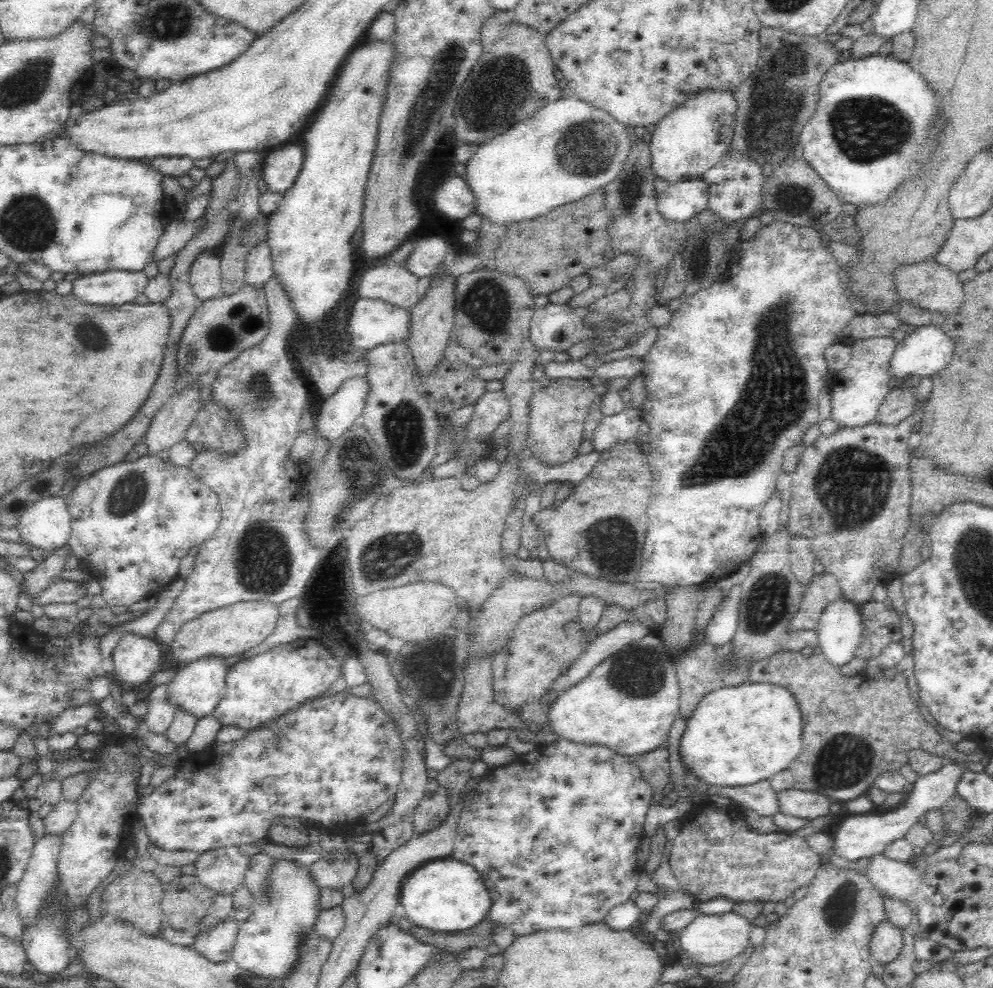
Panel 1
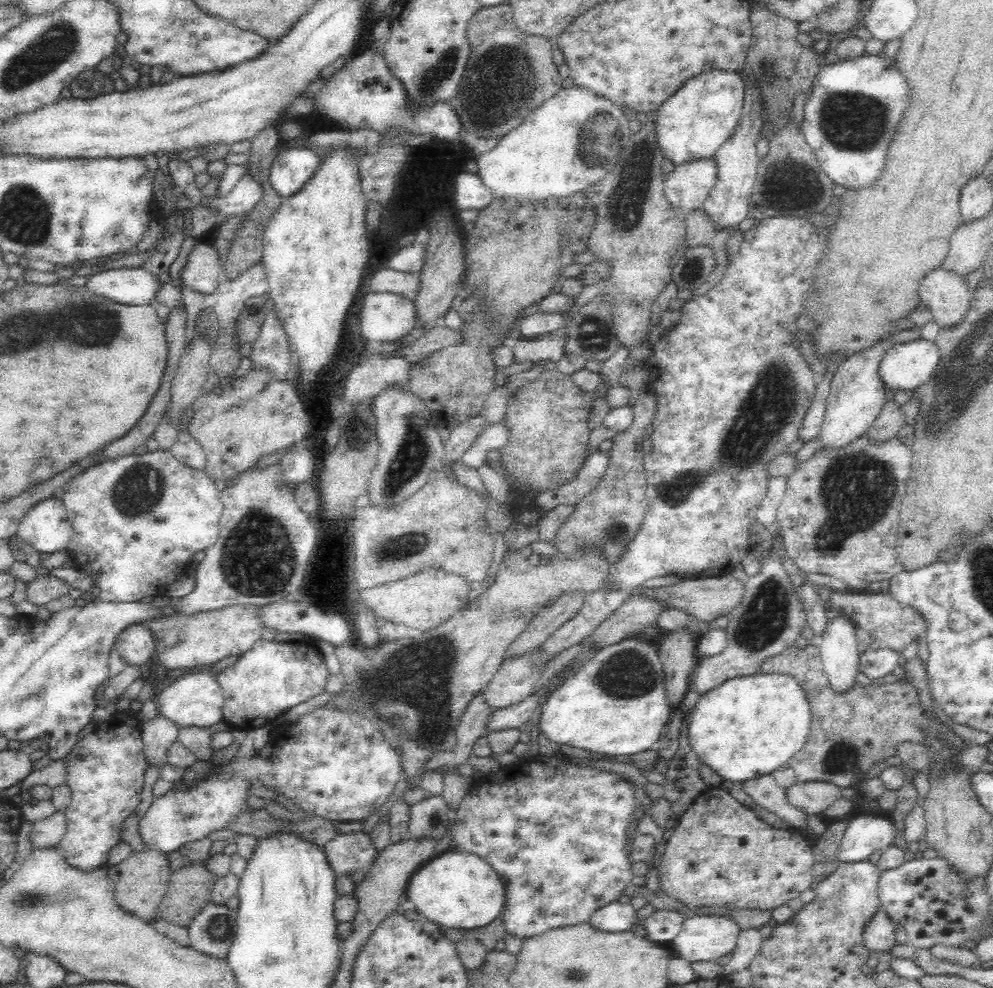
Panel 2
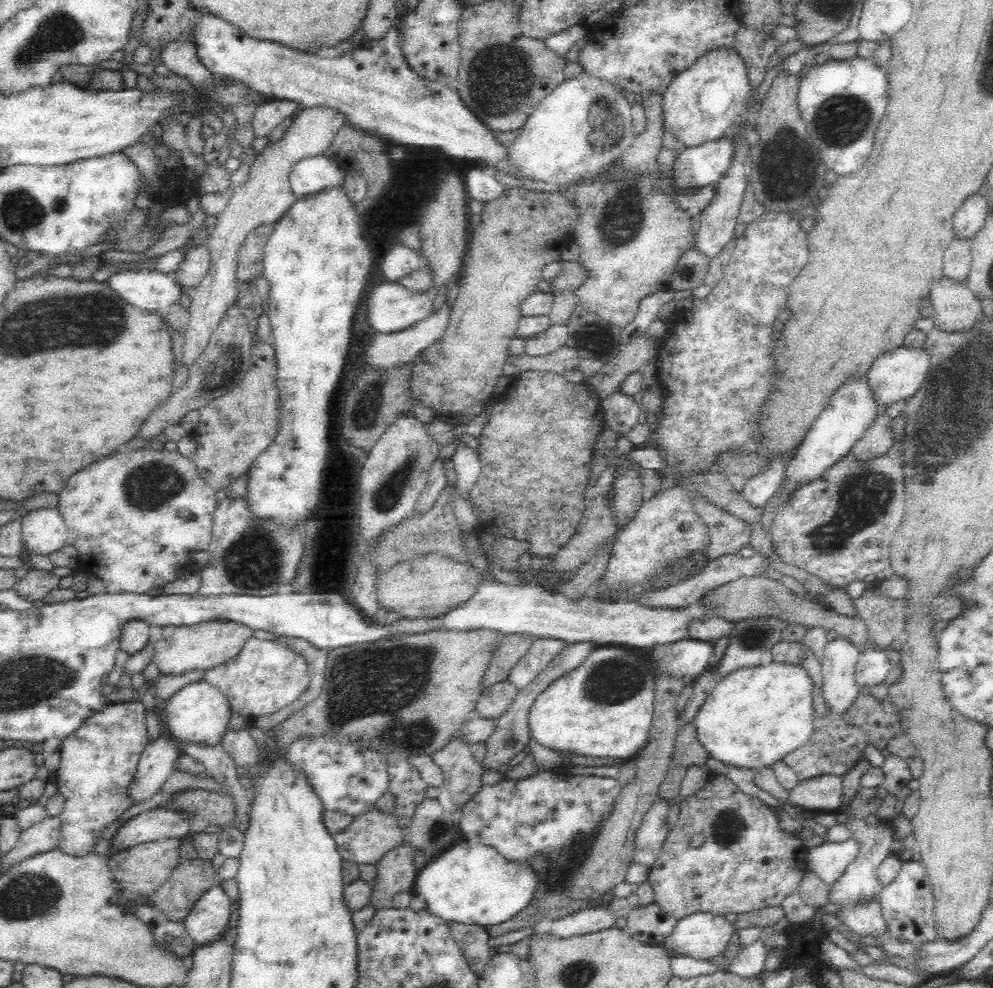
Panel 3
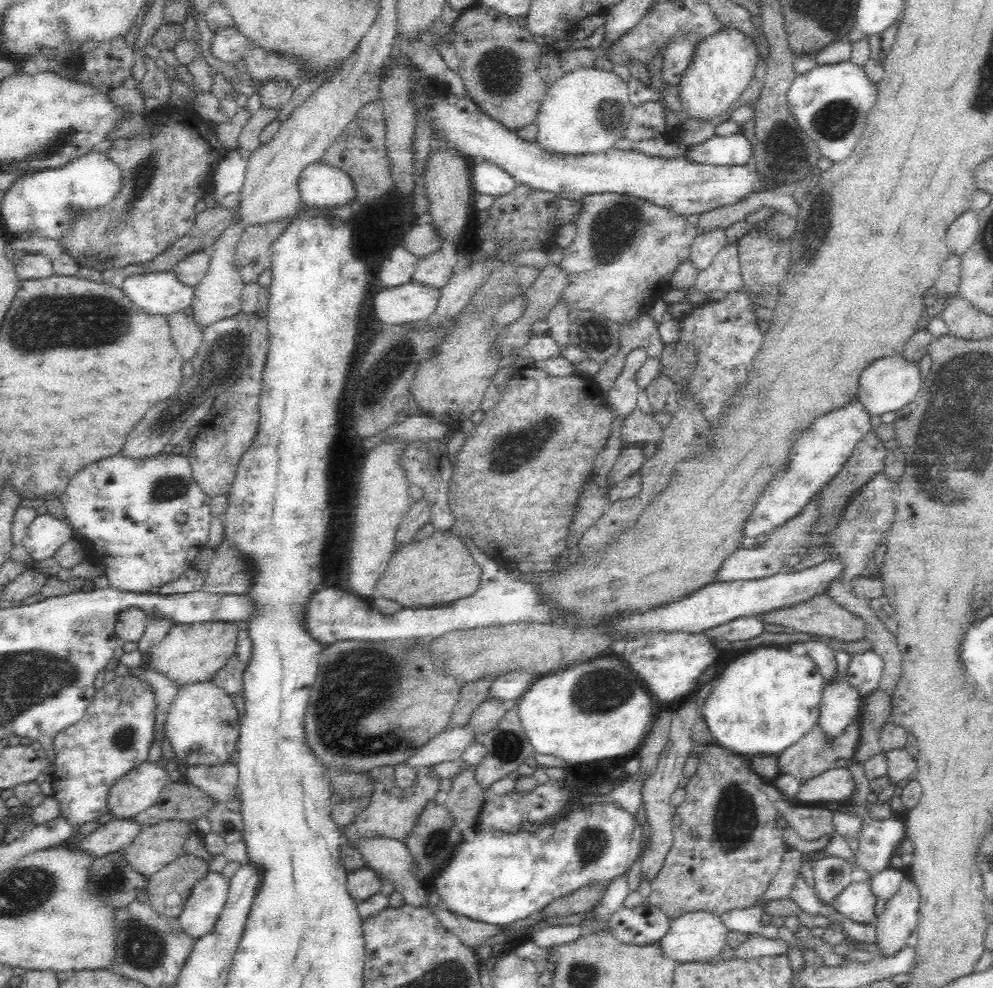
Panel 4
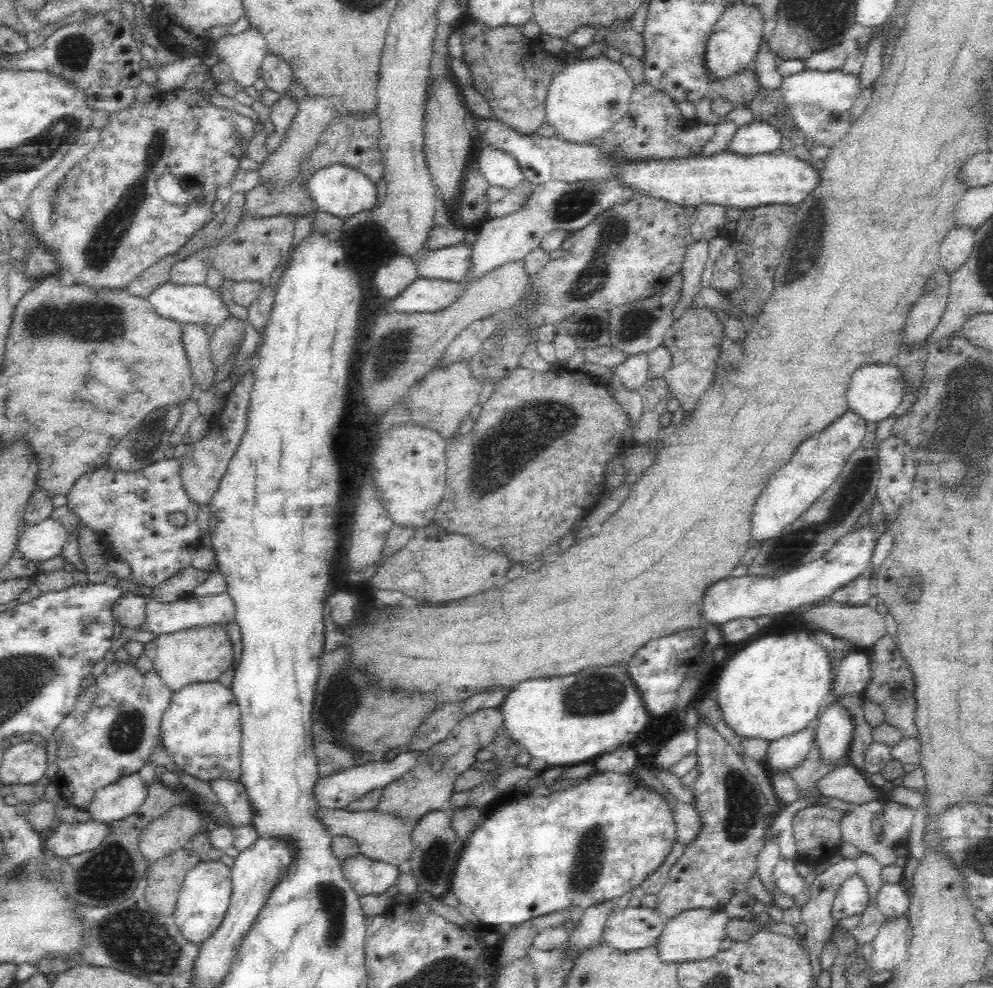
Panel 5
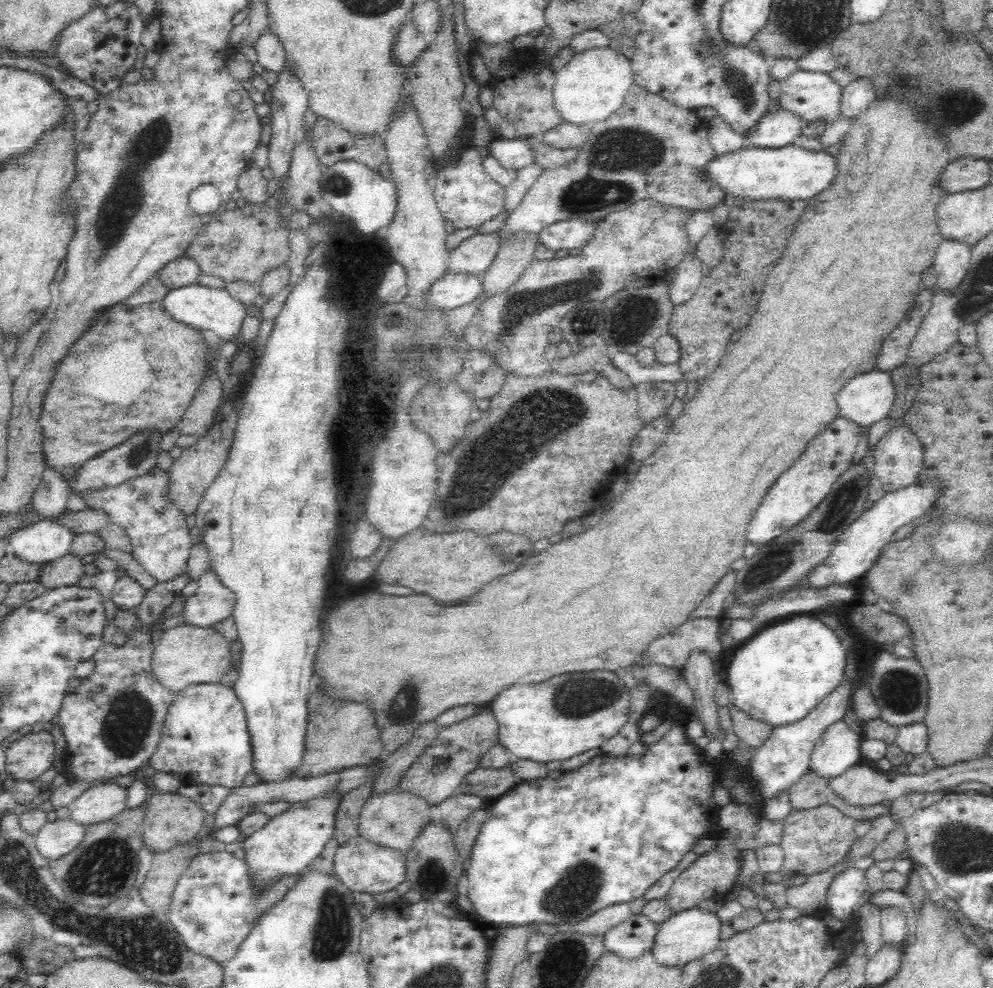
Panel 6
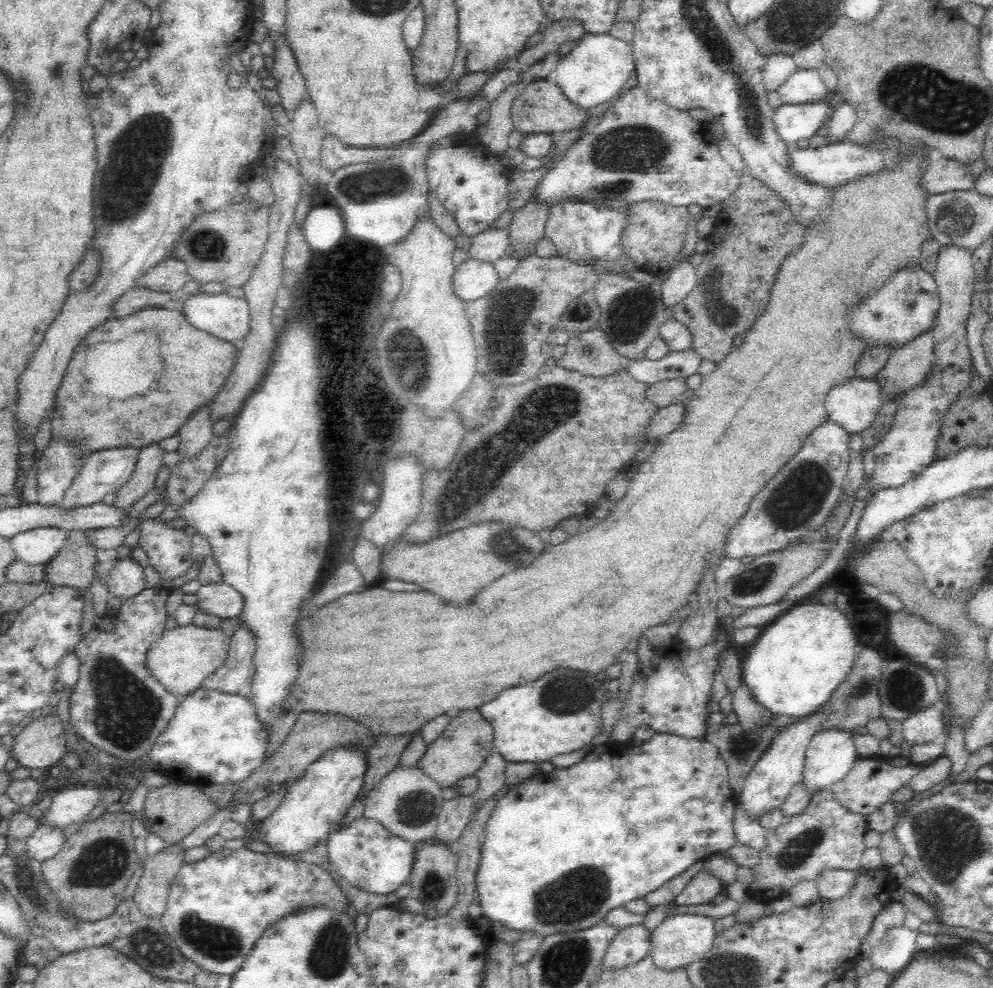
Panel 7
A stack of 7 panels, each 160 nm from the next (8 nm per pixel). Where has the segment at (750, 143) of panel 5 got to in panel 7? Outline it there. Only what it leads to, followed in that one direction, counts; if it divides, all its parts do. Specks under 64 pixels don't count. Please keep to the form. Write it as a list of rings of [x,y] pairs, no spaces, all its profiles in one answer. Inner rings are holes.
[[[829,90],[823,97],[804,104],[781,104],[775,108],[774,114],[774,124],[780,138],[790,144],[816,136],[822,126],[830,123],[838,104],[844,103],[844,100],[842,93]]]

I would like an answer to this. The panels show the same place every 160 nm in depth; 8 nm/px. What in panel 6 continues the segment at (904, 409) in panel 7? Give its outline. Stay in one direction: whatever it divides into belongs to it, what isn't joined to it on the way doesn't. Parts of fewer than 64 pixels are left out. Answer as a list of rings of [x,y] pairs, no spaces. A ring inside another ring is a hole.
[[[942,240],[933,256],[936,291],[952,291],[962,286],[971,266],[971,249],[959,241]],[[904,421],[888,430],[874,446],[873,473],[884,491],[915,483],[924,466],[924,445]]]

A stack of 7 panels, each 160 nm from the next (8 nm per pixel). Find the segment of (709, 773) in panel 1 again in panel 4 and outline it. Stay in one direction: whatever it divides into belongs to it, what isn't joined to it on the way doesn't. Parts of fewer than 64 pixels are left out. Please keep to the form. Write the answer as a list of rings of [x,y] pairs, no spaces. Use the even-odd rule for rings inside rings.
[[[761,645],[726,664],[699,712],[714,735],[714,744],[740,756],[777,756],[816,726],[824,686],[824,677],[808,653],[794,654],[788,645]]]

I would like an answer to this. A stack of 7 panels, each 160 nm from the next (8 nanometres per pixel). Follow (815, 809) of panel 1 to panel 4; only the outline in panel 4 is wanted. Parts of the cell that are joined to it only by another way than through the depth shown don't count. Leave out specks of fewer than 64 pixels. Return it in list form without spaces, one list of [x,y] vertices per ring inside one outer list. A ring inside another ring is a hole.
[[[849,767],[831,768],[808,780],[800,788],[797,799],[802,802],[846,803],[855,794],[855,781]]]

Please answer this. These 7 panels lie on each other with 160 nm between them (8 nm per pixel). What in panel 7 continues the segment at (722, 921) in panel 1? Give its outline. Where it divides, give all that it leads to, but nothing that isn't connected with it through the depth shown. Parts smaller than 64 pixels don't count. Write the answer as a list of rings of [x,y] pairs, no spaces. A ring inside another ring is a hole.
[[[688,913],[670,915],[651,932],[650,958],[658,968],[668,972],[684,968],[705,957],[705,952],[712,948],[715,934],[714,919],[709,916]]]

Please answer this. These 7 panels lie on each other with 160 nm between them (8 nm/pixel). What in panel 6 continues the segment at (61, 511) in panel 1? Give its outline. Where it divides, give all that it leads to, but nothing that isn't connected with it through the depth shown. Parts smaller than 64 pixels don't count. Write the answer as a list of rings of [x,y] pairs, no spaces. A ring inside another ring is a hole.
[[[40,520],[13,532],[7,547],[18,558],[30,564],[45,564],[64,556],[73,541],[72,530],[49,520]]]

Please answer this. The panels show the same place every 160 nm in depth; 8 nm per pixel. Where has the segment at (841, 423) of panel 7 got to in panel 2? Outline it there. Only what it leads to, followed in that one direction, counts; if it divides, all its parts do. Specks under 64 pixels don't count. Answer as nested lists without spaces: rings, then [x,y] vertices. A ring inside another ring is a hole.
[[[922,339],[888,347],[880,359],[878,377],[886,390],[913,391],[937,371],[939,354],[934,341]]]

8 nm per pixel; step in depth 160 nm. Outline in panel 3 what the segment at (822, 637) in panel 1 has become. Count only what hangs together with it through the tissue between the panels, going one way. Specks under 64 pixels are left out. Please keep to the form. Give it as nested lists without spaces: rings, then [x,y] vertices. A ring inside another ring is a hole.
[[[837,637],[828,642],[821,661],[821,699],[828,711],[843,716],[859,696],[854,678],[860,648]]]

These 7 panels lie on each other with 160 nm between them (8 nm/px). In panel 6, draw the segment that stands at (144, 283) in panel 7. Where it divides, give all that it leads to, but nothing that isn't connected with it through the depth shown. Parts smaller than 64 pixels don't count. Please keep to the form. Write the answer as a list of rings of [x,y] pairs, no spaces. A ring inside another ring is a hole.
[[[182,256],[166,263],[156,276],[166,288],[174,290],[196,283],[200,268],[194,260]]]

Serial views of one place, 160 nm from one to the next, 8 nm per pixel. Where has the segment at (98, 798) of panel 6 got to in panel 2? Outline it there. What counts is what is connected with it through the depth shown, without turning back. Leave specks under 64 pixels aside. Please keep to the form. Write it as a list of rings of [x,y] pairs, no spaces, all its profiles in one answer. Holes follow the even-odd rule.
[[[158,715],[143,724],[142,736],[145,763],[149,770],[159,773],[163,766],[169,764],[169,750],[178,741],[179,729],[168,718]]]

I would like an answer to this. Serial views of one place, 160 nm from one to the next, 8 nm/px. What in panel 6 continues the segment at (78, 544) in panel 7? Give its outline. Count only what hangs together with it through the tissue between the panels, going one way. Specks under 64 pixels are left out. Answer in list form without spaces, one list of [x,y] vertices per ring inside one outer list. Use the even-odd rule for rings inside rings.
[[[66,553],[45,563],[37,580],[47,589],[75,585],[85,575],[84,566],[80,555]]]

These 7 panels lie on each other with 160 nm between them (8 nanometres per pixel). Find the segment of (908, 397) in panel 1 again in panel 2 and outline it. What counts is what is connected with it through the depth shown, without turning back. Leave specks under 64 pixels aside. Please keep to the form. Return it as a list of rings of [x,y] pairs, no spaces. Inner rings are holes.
[[[890,400],[884,404],[872,426],[863,435],[874,444],[888,442],[895,438],[905,424],[905,417],[900,405],[898,406],[895,401]]]

